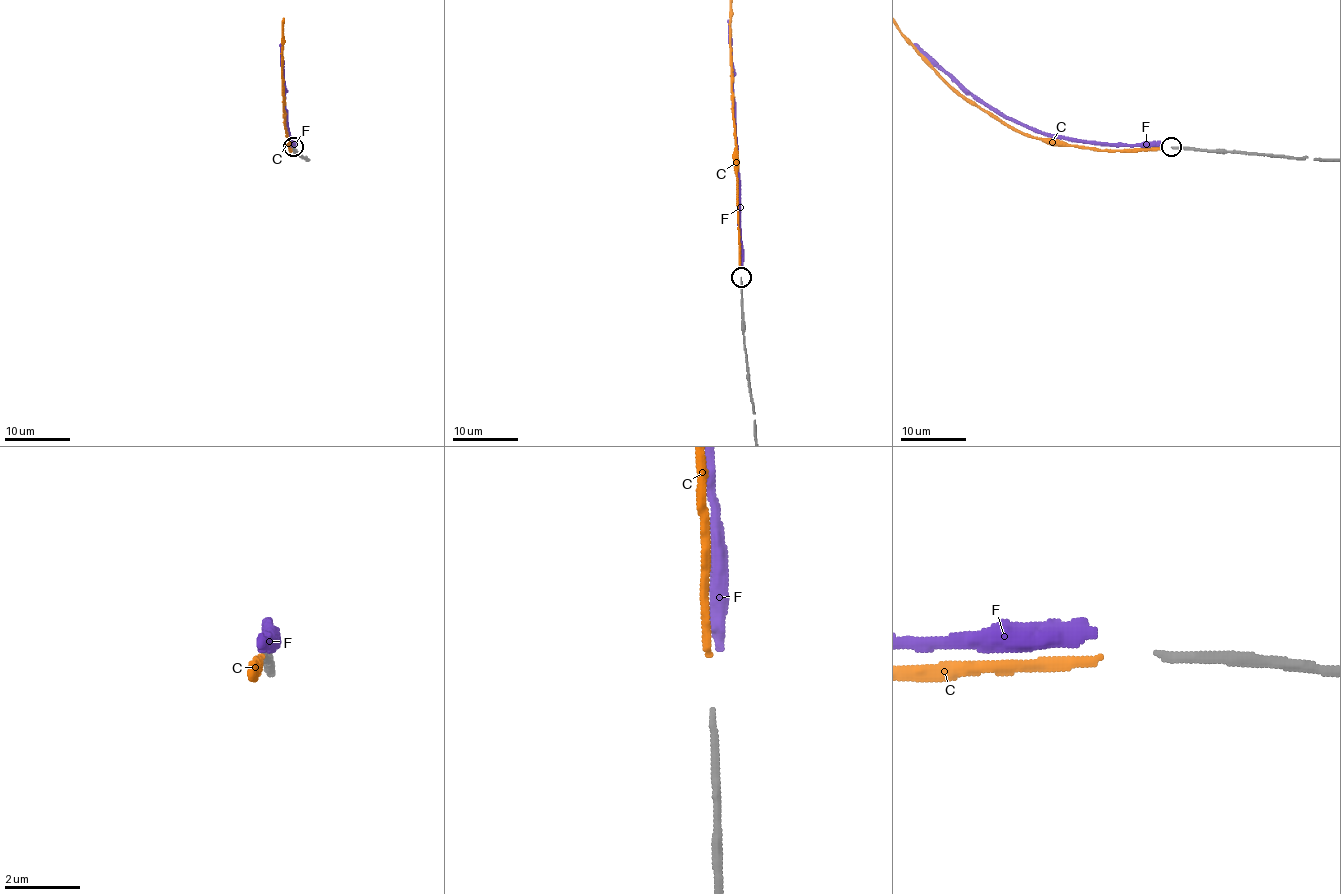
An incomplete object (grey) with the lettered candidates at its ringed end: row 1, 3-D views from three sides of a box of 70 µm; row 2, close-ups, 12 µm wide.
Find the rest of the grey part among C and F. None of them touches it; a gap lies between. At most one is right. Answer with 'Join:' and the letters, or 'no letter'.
Join: C

